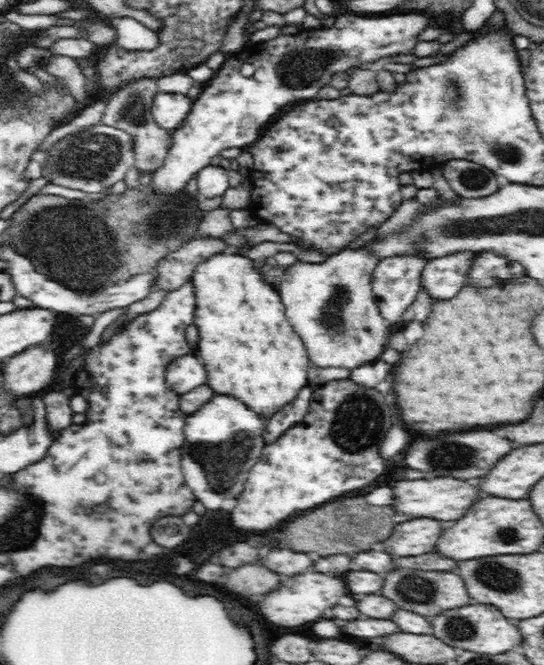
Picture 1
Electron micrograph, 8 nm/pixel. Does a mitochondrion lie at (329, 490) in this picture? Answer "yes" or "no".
no

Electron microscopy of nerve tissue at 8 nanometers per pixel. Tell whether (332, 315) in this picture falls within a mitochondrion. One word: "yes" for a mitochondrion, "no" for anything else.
yes

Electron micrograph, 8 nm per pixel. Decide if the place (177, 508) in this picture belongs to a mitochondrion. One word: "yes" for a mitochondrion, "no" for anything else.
no

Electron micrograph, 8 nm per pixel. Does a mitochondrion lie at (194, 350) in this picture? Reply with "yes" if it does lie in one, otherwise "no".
no

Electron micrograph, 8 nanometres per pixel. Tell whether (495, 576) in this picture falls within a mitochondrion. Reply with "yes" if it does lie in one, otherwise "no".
yes

